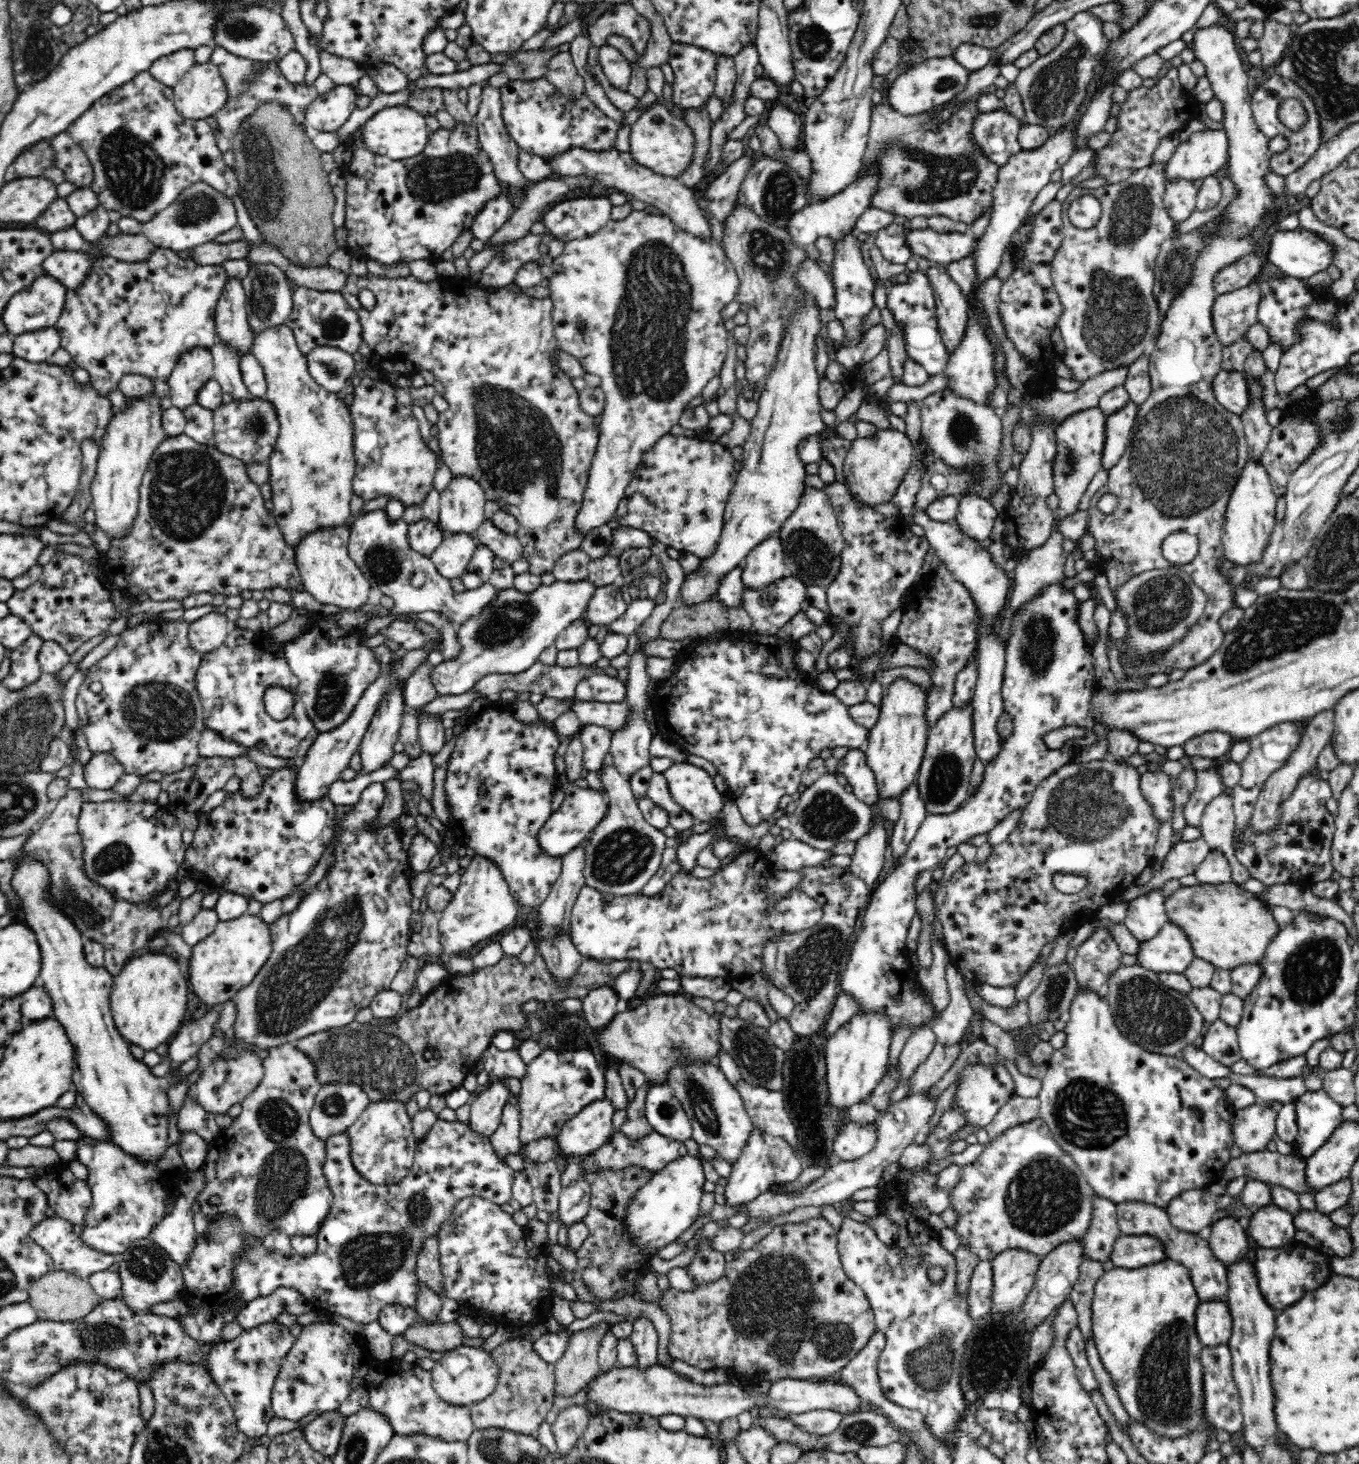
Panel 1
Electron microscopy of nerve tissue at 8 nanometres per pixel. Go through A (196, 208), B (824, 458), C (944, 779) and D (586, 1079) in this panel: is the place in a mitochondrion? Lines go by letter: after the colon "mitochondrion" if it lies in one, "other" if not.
A: mitochondrion
B: other
C: mitochondrion
D: mitochondrion

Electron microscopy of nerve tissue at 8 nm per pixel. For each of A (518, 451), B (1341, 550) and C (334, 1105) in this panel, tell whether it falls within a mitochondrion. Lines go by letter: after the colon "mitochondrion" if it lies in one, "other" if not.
A: mitochondrion
B: mitochondrion
C: mitochondrion

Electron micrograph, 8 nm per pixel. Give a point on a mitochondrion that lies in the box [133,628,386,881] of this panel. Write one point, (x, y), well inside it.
(332, 686)

